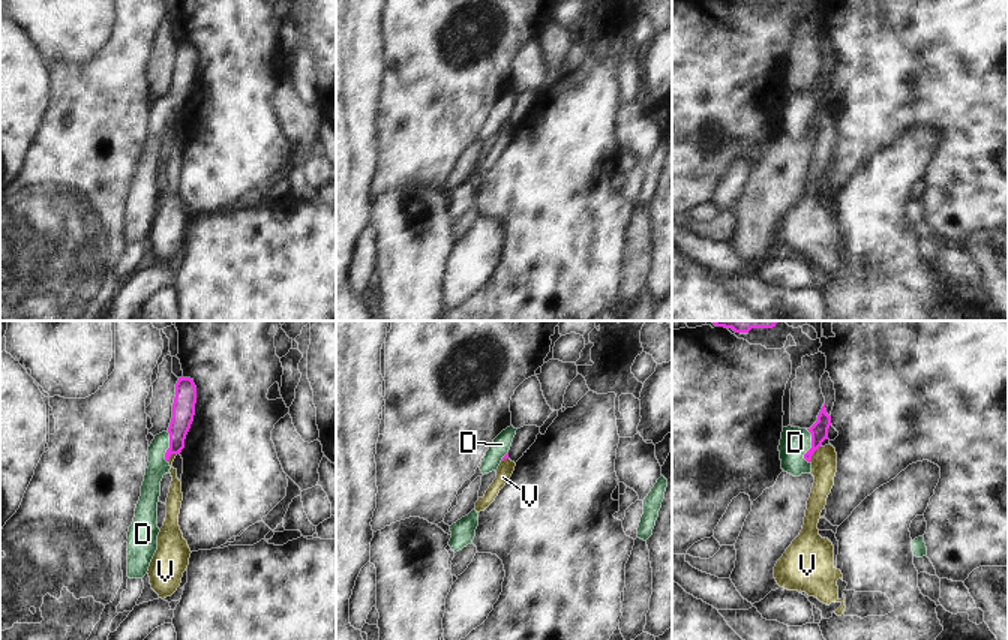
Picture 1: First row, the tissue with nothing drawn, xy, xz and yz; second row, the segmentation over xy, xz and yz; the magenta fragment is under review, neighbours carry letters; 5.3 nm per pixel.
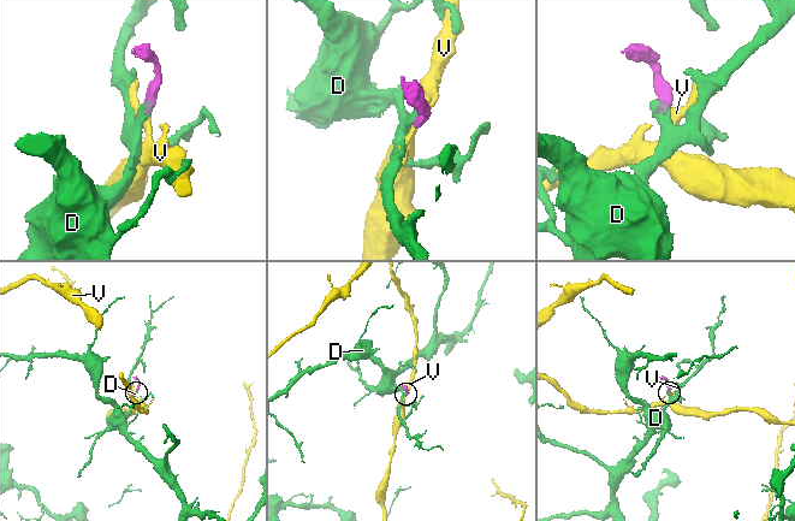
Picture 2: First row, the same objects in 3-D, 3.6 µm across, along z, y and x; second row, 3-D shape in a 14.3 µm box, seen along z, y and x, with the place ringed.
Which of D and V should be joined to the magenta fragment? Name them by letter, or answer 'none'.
D

